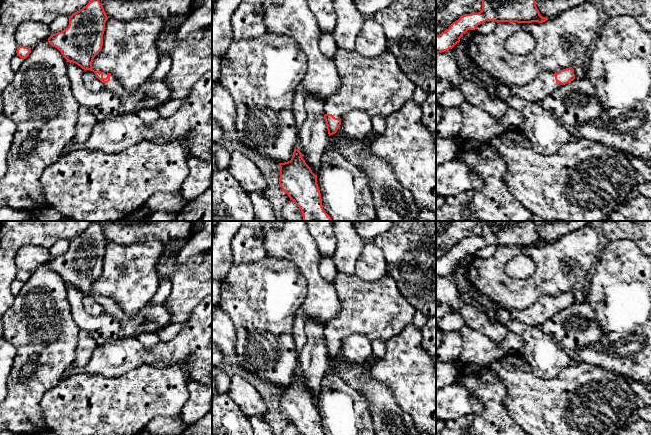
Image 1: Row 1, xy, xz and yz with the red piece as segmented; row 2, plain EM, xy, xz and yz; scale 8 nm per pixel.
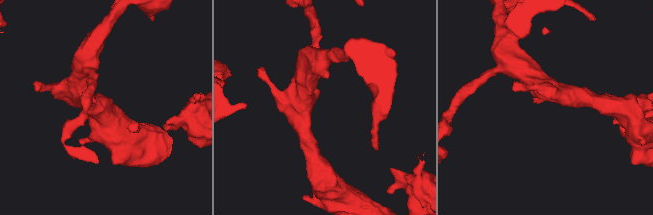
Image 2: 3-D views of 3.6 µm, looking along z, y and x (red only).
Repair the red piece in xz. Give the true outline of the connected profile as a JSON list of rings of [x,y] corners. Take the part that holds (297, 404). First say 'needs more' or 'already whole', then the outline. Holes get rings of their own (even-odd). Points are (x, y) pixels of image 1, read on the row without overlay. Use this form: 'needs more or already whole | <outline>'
already whole | [[[295,371],[290,385],[279,387],[279,408],[301,435],[325,435],[317,408],[317,399]]]

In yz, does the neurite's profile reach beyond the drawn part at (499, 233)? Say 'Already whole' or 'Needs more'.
Already whole

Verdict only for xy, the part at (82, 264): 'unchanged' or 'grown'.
grown

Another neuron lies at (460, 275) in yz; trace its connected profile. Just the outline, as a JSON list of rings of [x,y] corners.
[[[461,266],[453,271],[453,279],[459,293],[466,293],[473,286],[469,282],[467,269]]]

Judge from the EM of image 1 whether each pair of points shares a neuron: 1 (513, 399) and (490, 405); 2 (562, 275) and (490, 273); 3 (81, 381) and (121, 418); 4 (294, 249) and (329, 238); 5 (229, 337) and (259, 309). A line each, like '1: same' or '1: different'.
1: different
2: same
3: same
4: different
5: different

